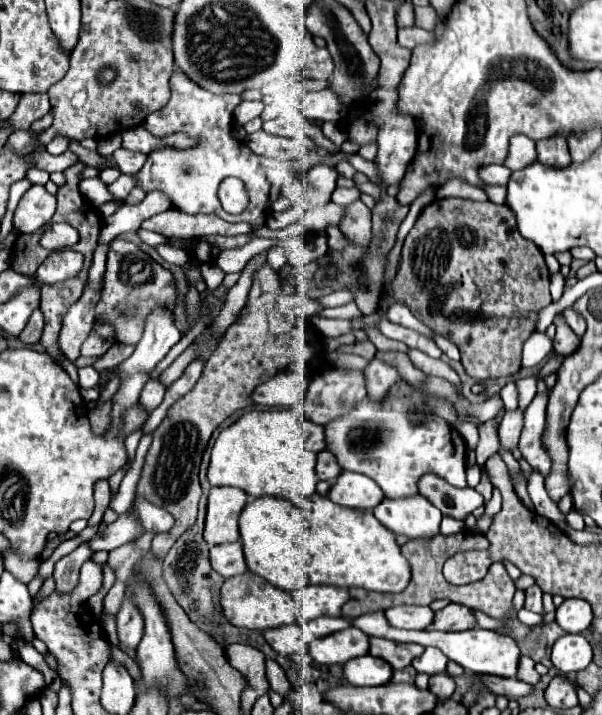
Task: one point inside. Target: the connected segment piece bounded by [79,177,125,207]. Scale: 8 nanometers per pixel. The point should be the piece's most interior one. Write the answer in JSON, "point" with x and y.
{"point":[94,190]}

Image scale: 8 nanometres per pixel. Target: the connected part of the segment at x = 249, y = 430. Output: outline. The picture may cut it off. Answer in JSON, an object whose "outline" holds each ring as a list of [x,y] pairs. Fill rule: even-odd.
{"outline":[[[251,411],[219,433],[207,477],[211,487],[239,487],[251,497],[283,497],[299,507],[315,493],[319,481],[313,452],[309,433],[299,427],[293,411]]]}

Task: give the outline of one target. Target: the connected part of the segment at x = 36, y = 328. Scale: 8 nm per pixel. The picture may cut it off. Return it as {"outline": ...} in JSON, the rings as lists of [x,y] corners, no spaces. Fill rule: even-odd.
{"outline":[[[37,309],[37,311],[31,315],[31,319],[29,319],[27,327],[23,329],[23,333],[19,335],[19,341],[27,343],[27,345],[39,343],[39,339],[41,339],[41,331],[43,331],[43,313]]]}

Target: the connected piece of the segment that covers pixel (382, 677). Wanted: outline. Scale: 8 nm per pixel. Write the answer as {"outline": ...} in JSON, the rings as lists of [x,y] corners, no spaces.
{"outline":[[[371,655],[355,657],[353,661],[347,661],[343,665],[343,677],[351,685],[365,685],[365,687],[377,687],[391,681],[393,669],[387,665],[387,661],[379,661]]]}

